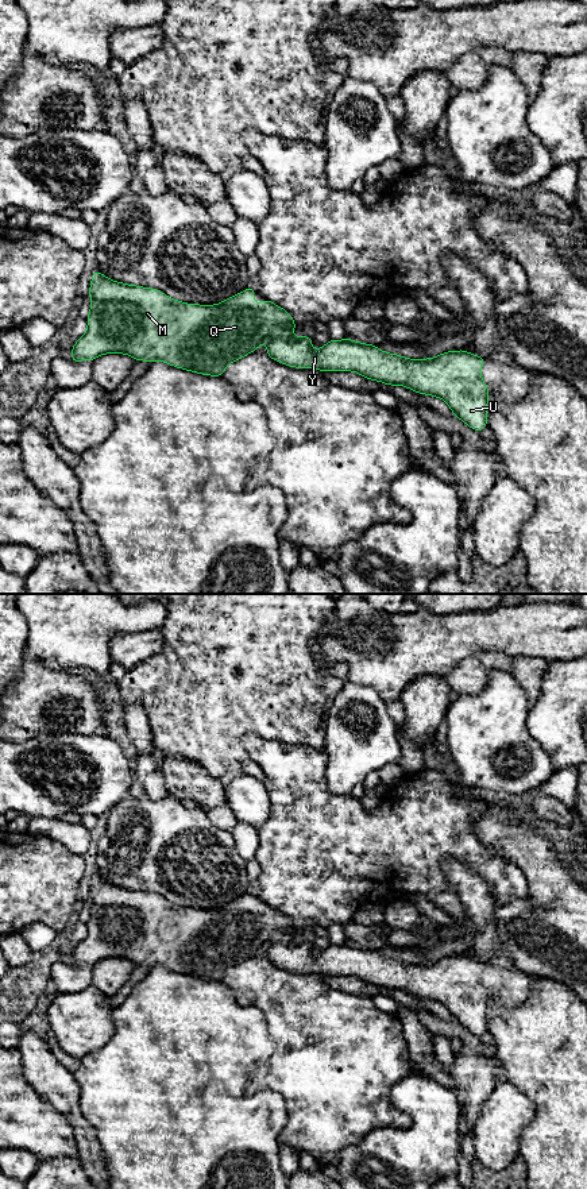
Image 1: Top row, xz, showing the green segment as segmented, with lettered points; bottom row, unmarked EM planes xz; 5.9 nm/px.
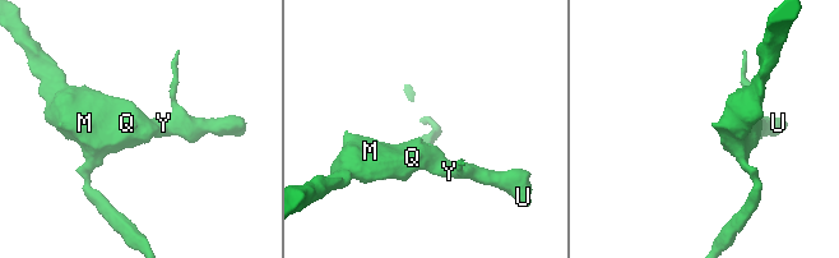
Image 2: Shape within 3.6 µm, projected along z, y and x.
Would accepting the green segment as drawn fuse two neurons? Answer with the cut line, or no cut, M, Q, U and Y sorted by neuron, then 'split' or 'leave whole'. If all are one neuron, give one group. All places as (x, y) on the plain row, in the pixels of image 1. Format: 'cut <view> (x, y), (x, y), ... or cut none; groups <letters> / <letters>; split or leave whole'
cut none; groups M Q U Y; leave whole

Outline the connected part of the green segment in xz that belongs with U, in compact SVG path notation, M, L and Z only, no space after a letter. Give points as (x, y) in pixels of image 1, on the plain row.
M96 875L92 877L89 893L92 906L86 923L88 935L74 947L70 965L94 965L104 958L127 958L136 966L161 965L192 977L221 981L229 968L254 957L266 946L267 960L286 970L320 976L354 976L389 991L401 989L416 997L444 1004L452 1018L476 1036L487 1031L486 1012L490 997L480 981L483 962L460 954L429 964L408 964L348 942L329 945L314 956L312 941L293 939L297 930L285 914L266 903L256 910L254 896L255 891L248 892L216 910L185 908L169 903L157 893L116 887Z

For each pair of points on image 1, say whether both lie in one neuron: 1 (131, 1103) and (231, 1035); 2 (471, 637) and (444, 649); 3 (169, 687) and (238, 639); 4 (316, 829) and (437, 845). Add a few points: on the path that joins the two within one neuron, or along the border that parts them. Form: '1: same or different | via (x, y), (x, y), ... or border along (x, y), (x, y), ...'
1: same | via (155, 1079), (165, 1079), (194, 1049), (205, 1047)
2: same | via (464, 637), (456, 637), (451, 643)
3: same | via (186, 684), (197, 679), (220, 656)
4: same | via (346, 845), (408, 845)

